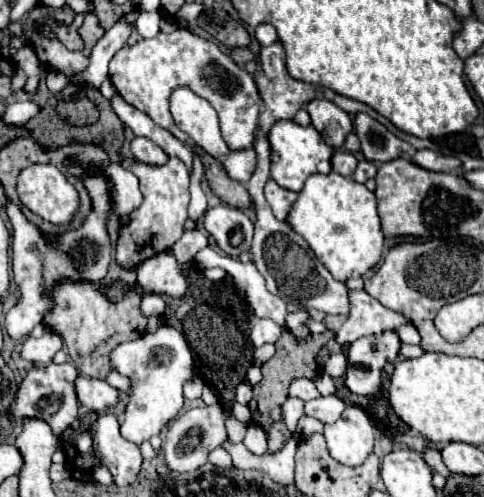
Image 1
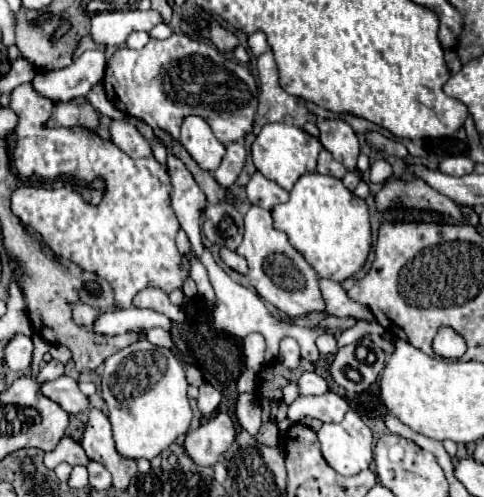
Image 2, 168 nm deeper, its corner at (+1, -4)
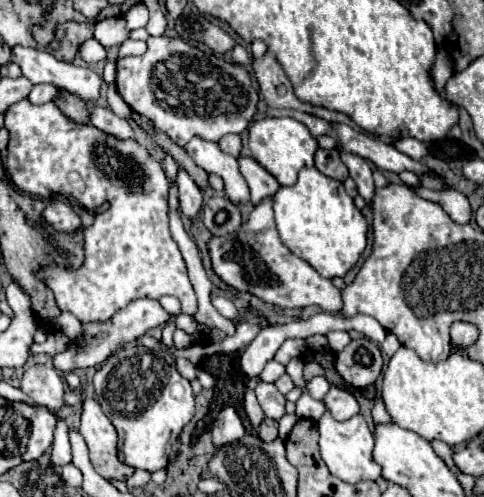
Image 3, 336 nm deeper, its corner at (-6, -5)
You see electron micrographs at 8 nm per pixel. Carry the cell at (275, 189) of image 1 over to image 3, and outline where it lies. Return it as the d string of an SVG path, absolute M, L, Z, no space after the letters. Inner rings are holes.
M238 156L238 166L250 186L252 204L256 204L256 200L260 200L260 196L274 196L274 192L280 188L278 180L272 174L268 174L254 158Z

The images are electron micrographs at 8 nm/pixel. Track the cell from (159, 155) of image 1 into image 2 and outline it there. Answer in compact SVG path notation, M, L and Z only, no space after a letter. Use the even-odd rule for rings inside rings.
M111 121L111 141L129 157L153 157L151 143L127 121Z

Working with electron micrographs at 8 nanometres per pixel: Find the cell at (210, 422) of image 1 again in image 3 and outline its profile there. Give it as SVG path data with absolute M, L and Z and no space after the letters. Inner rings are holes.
M226 406L216 422L214 422L214 428L212 428L212 440L214 440L214 446L220 448L232 440L240 440L244 436L244 426L242 426L242 420L240 416L236 414L236 410L232 406Z

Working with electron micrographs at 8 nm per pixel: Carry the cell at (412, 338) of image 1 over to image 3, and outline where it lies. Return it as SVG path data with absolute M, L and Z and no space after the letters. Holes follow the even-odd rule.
M342 330L328 332L328 334L326 334L326 338L328 338L328 344L330 344L330 348L332 348L334 352L340 352L340 350L350 342L348 332L342 332Z

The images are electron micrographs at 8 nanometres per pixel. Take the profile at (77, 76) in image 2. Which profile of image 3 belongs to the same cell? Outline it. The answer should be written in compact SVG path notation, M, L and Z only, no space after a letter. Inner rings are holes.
M36 84L32 88L32 92L28 94L28 100L32 104L46 104L46 102L52 102L56 94L58 94L56 86L52 86L52 84Z

